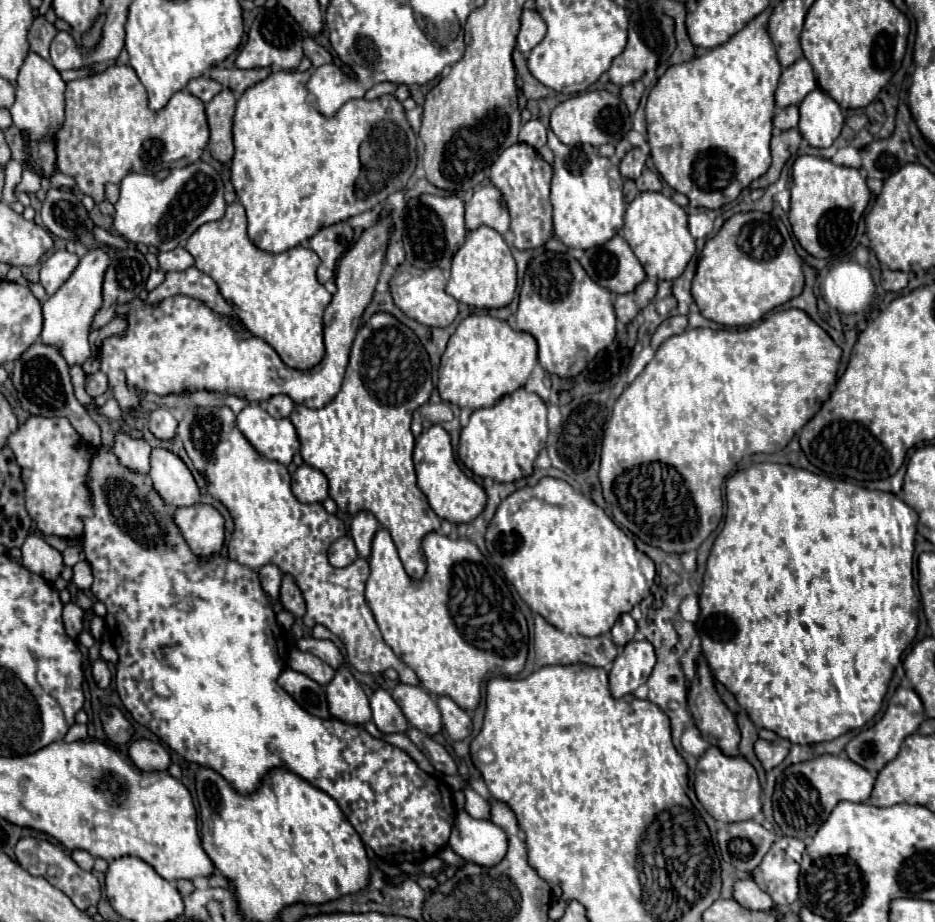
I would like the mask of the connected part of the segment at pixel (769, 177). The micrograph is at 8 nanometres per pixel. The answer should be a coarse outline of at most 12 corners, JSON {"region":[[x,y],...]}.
{"region":[[797,128],[771,138],[771,166],[751,182],[767,188],[777,182],[783,164],[799,148]]}

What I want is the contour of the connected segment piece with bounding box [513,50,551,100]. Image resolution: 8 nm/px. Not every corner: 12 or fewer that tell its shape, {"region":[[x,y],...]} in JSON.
{"region":[[513,52],[525,98],[539,100],[551,94],[527,68],[521,52]]}

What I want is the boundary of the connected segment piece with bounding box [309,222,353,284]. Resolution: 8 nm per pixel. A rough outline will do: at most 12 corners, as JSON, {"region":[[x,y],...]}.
{"region":[[349,222],[321,228],[309,248],[321,258],[317,278],[333,280],[337,260],[353,244]]}

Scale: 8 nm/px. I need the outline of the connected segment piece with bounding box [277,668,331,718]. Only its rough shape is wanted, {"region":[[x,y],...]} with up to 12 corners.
{"region":[[291,668],[277,684],[309,714],[331,718],[325,688]]}

